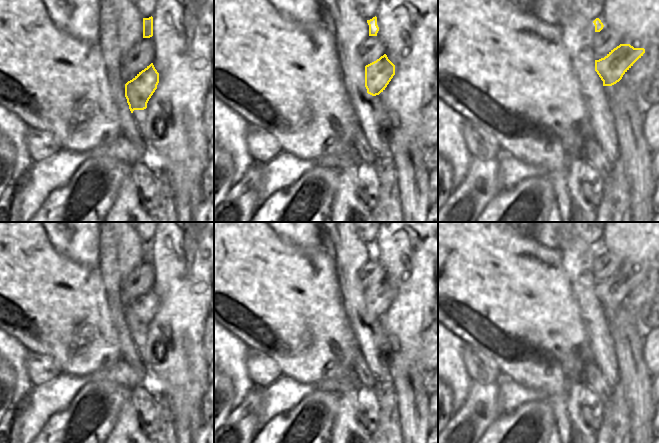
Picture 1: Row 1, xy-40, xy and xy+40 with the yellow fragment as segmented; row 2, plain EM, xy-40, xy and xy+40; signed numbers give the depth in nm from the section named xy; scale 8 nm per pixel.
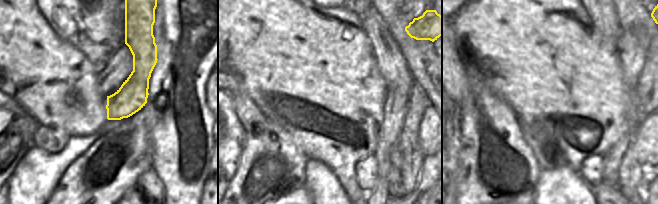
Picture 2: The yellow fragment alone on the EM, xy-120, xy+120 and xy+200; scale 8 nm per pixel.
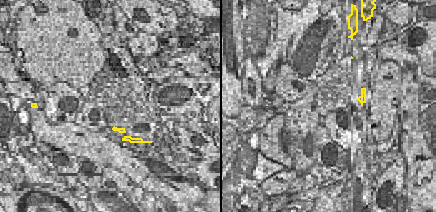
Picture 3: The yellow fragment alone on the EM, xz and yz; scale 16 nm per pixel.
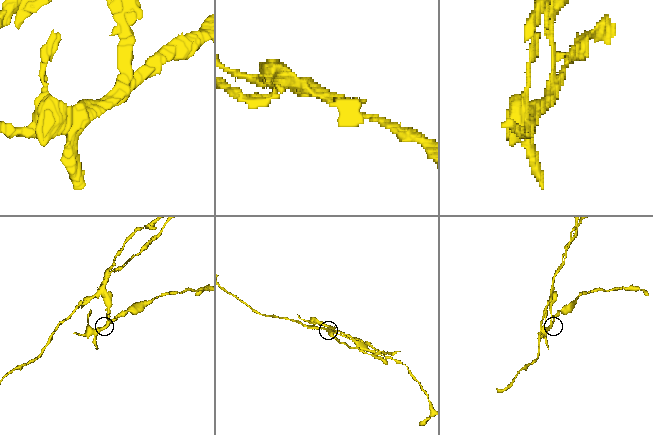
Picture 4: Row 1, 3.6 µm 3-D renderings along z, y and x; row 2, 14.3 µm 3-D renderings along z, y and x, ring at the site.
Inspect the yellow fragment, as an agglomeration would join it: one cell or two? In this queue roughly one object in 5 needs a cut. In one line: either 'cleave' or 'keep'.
cleave

